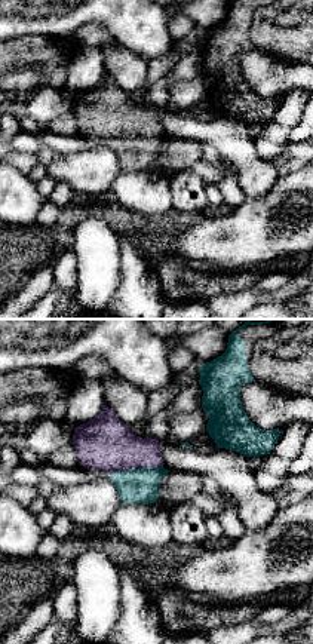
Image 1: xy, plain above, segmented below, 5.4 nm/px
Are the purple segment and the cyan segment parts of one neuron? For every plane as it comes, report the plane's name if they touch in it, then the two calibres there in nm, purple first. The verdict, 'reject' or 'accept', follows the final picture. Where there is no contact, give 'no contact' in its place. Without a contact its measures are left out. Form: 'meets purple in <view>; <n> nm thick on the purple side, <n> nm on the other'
meets purple in xy; 300 nm thick on the purple side, 200 nm on the other

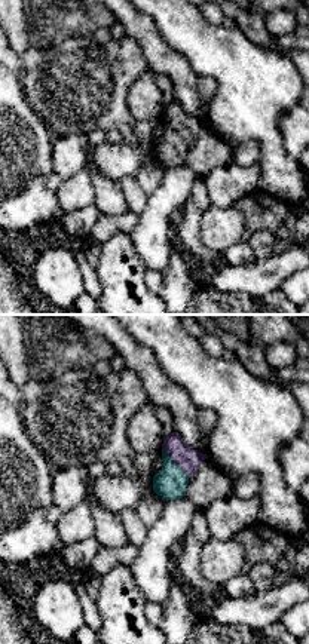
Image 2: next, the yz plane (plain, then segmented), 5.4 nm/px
meets purple in yz; 130 nm thick on the purple side, 180 nm on the other

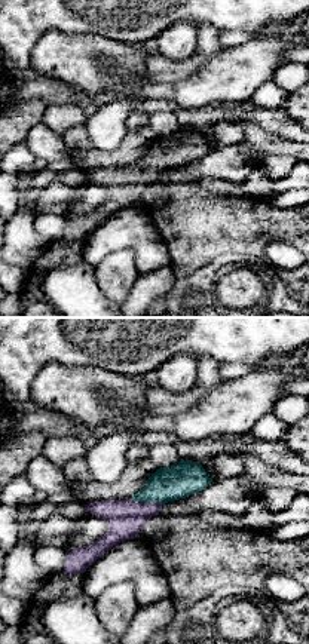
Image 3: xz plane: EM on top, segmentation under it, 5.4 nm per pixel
meets purple in xz; 190 nm thick on the purple side, 190 nm on the other

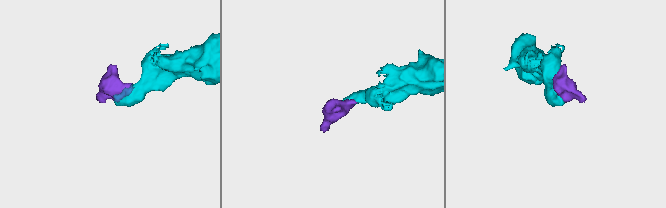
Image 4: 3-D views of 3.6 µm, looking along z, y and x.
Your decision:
accept

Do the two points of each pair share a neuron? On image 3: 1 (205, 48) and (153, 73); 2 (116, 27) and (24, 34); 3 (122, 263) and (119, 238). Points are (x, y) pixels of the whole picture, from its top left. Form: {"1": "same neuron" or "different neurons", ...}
{"1": "same neuron", "2": "same neuron", "3": "different neurons"}

